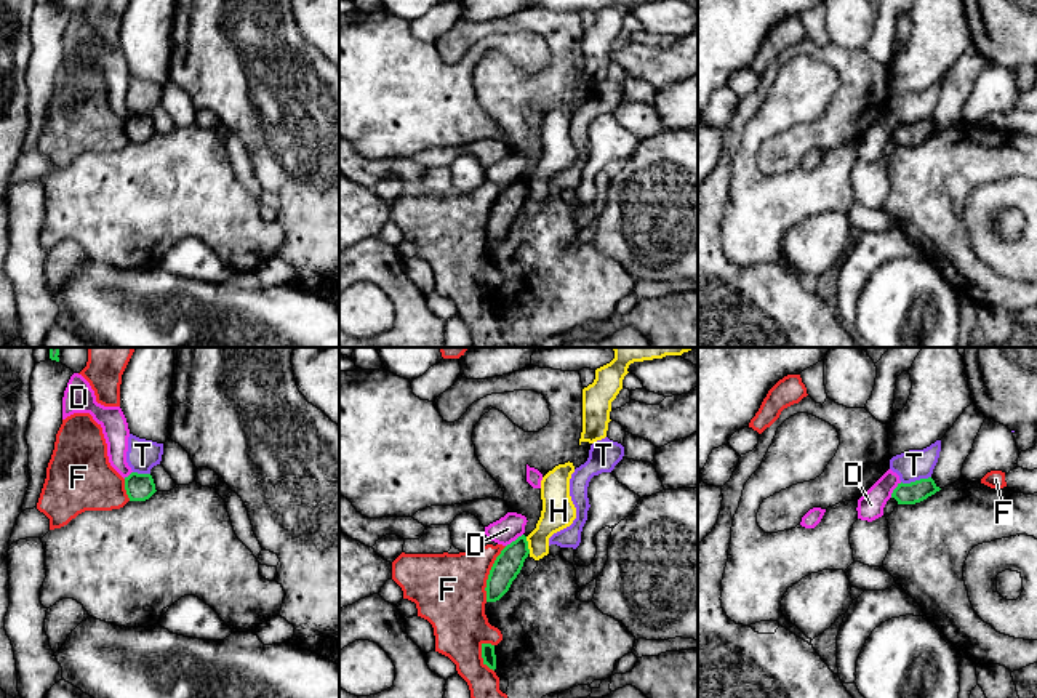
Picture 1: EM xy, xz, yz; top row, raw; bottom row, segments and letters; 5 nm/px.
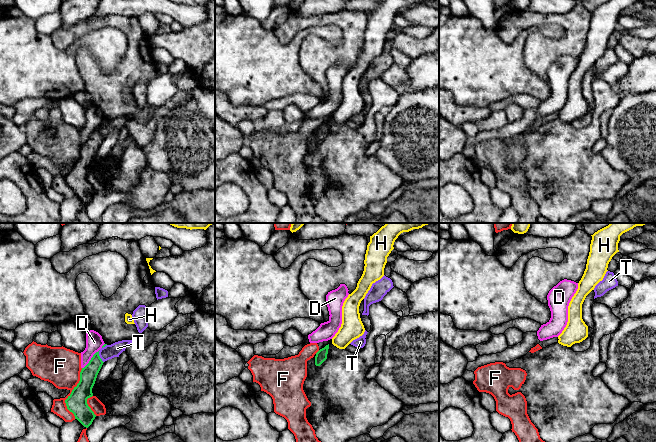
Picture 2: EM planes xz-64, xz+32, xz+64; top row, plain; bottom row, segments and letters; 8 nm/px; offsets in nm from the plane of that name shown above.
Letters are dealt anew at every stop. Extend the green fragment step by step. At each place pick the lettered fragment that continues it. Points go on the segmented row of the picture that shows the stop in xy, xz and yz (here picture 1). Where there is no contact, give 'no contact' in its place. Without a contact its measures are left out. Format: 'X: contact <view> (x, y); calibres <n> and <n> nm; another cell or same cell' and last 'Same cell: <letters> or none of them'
D: contact xz (516, 540); calibres 140 and 140 nm; another cell
F: contact xz (490, 573); calibres 140 and 360 nm; another cell
H: contact xz (527, 545); calibres 140 and 160 nm; another cell
T: contact yz (916, 481); calibres 110 and 160 nm; another cell
Same cell: none of them

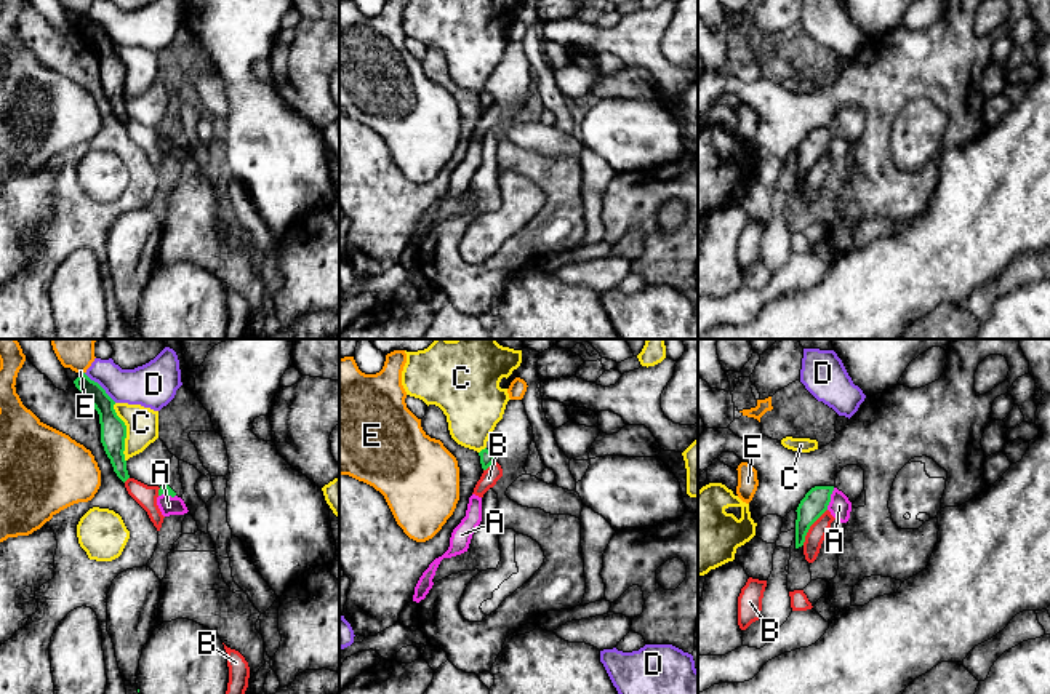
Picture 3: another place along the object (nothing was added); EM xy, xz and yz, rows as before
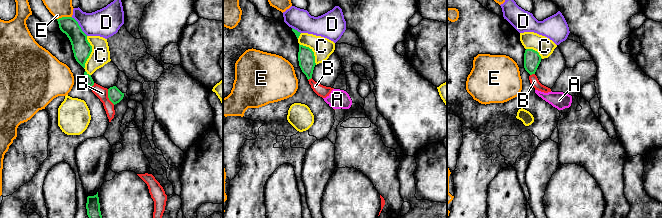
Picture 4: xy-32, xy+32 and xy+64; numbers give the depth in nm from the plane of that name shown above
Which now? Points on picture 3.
A: contact yz (829, 499); calibres 130 and 110 nm; another cell
B: contact yz (810, 525); calibres 130 and 90 nm; another cell
C: contact xy (125, 432); calibres 130 and 160 nm; another cell
D: contact xy (100, 386); calibres 130 and 220 nm; another cell
E: contact xy (84, 373); calibres 100 and 220 nm; another cell
Same cell: none of them

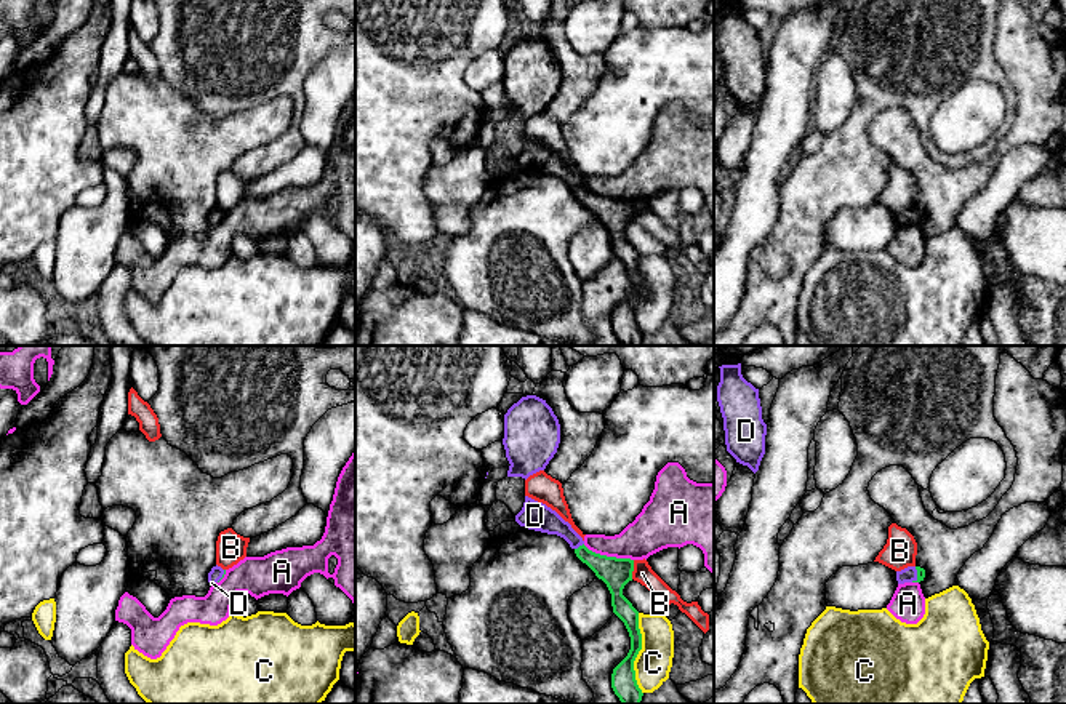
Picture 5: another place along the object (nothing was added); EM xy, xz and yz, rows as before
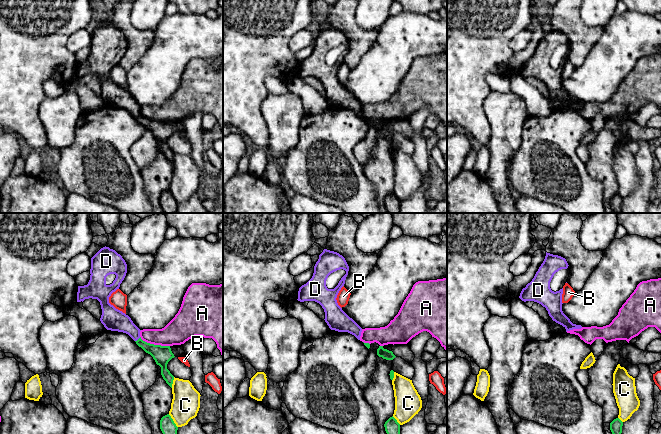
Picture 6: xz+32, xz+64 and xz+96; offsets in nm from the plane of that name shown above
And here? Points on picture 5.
A: contact xz (609, 557); calibres 150 and 200 nm; another cell
B: contact xz (633, 570); calibres 150 and 100 nm; another cell
C: contact xz (637, 653); calibres 130 and 180 nm; another cell
D: contact xz (580, 546); calibres 150 and 140 nm; same cell
Same cell: D

